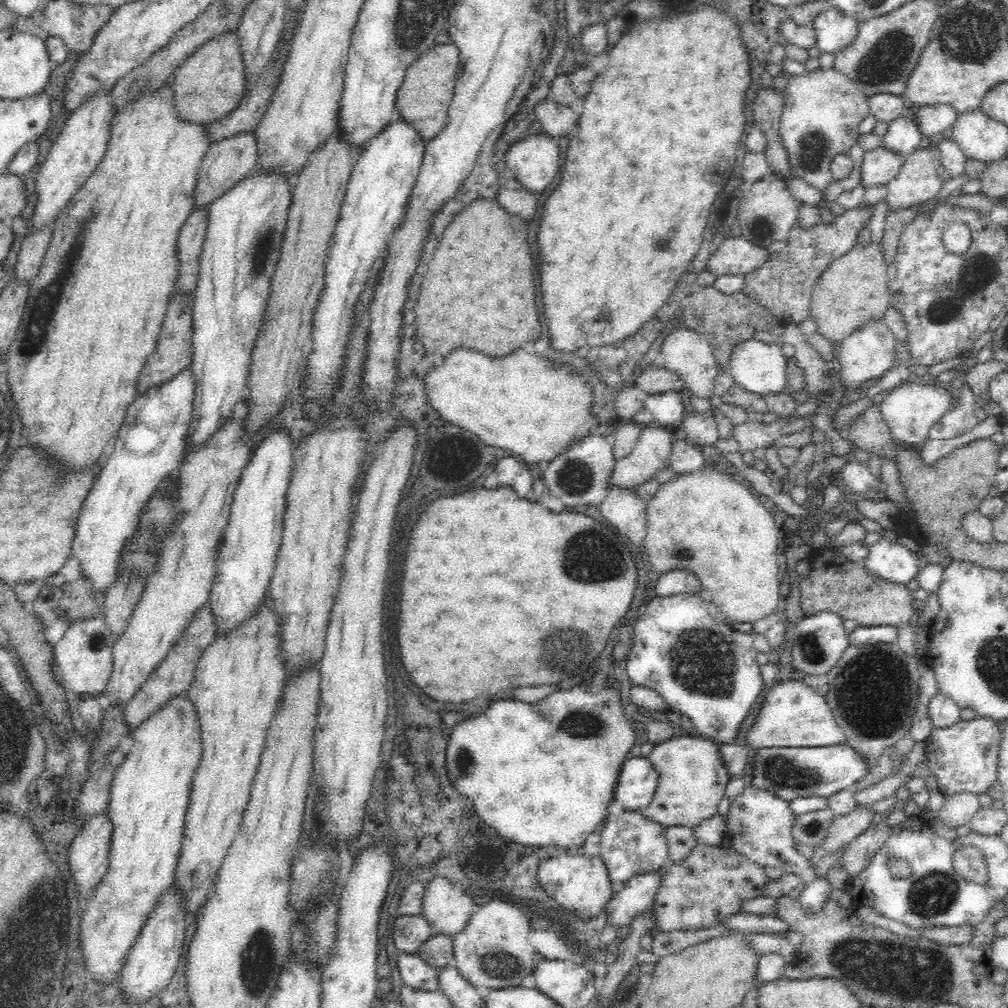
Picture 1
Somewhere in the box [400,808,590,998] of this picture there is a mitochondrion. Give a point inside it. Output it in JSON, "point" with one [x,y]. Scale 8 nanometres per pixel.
{"point":[500,964]}

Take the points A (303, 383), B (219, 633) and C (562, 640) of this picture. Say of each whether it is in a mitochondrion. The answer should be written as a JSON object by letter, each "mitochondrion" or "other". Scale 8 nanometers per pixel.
{"A":"other","B":"other","C":"mitochondrion"}

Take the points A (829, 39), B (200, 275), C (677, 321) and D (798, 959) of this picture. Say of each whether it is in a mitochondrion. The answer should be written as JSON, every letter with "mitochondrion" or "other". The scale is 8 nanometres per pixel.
{"A":"other","B":"other","C":"other","D":"other"}

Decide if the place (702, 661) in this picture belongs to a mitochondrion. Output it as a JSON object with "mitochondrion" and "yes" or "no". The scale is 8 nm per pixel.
{"mitochondrion":"yes"}

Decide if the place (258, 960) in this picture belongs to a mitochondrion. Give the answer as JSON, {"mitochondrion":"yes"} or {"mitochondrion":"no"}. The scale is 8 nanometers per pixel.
{"mitochondrion":"yes"}

